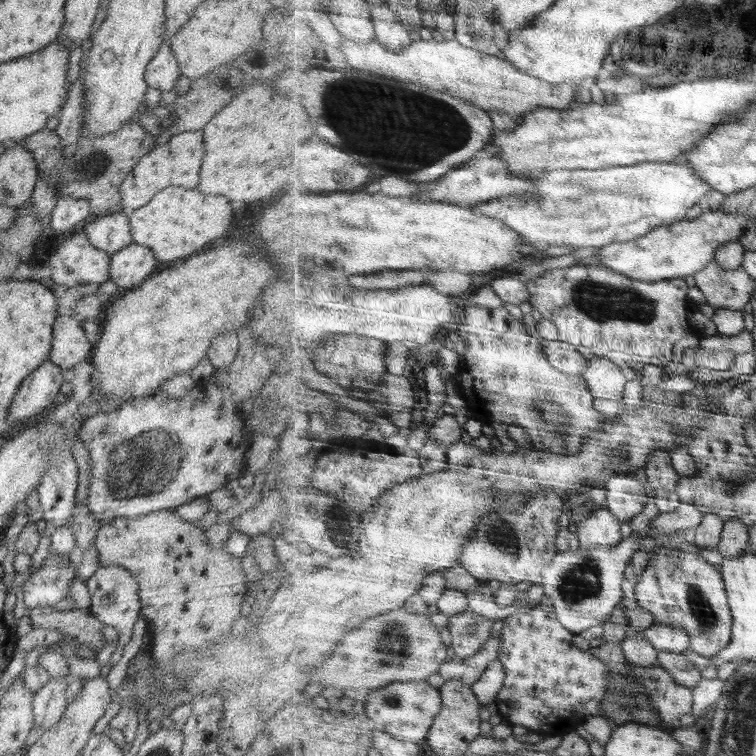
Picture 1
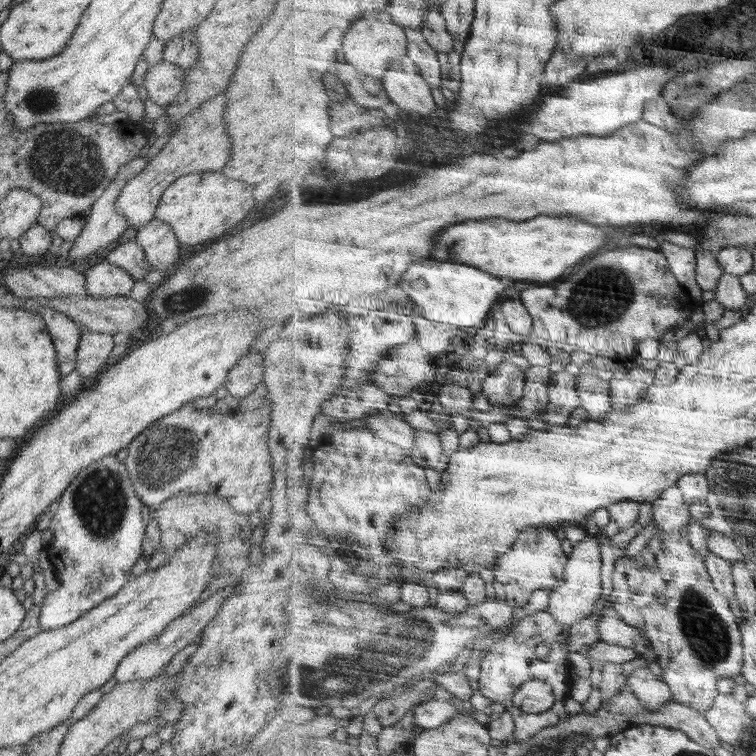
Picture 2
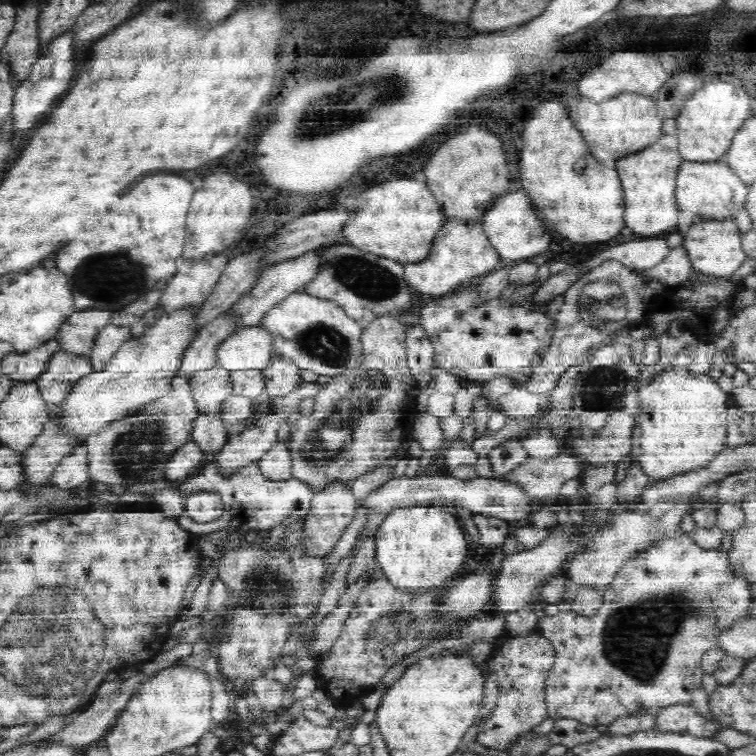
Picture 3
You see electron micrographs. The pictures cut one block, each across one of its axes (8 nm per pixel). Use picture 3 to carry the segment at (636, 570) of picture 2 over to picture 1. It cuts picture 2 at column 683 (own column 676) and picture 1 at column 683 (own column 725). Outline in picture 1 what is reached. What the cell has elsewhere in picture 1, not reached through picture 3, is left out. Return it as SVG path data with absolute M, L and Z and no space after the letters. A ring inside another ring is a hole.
M657 548L637 588L640 606L656 616L658 625L686 630L692 638L692 650L715 657L735 638L735 616L729 600L723 572L698 554L678 549Z

